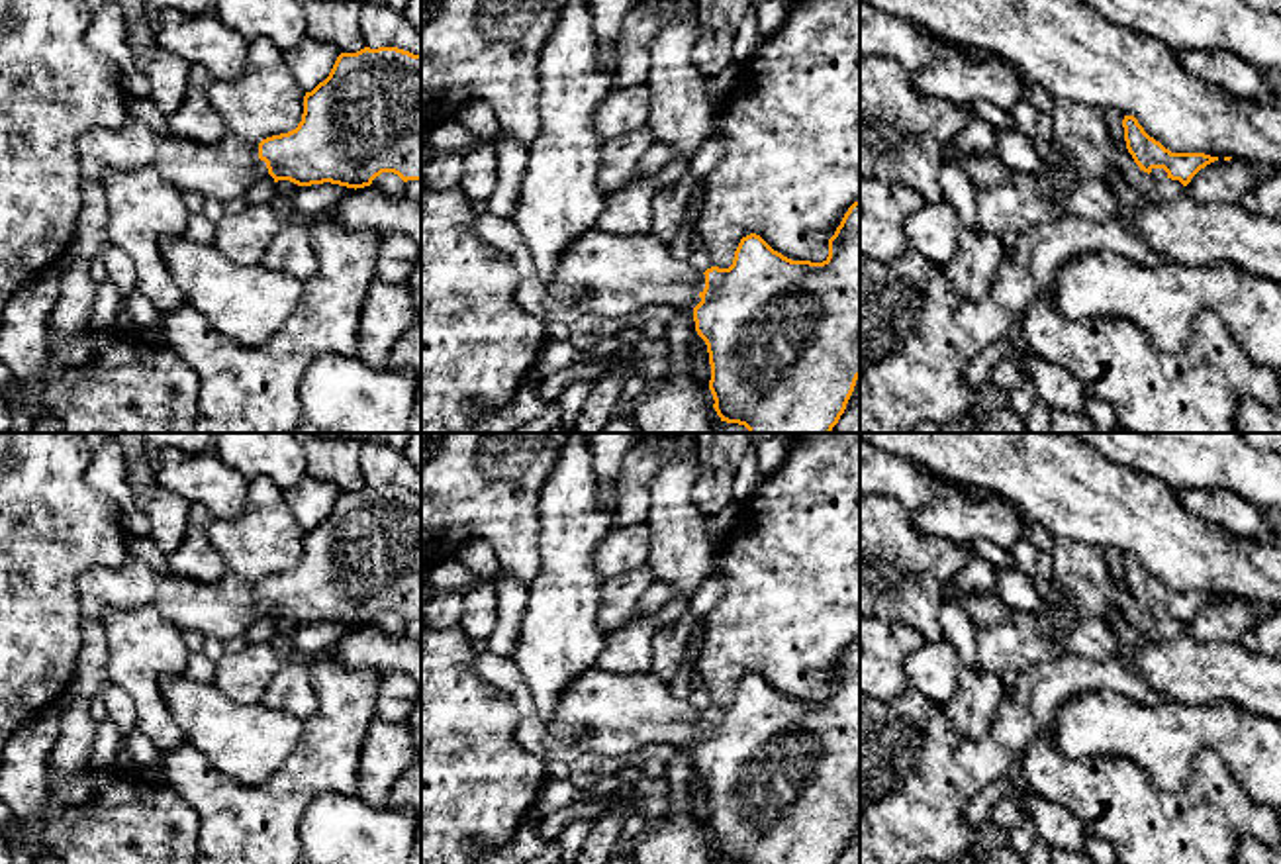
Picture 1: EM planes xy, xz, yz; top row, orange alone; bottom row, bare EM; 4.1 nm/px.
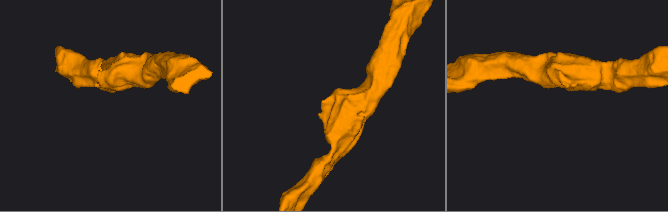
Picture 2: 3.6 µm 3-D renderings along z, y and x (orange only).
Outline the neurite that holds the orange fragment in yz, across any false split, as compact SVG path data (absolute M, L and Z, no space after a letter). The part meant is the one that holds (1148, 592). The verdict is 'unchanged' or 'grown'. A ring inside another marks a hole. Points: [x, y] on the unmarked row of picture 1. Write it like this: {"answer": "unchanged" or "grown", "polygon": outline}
{"answer": "grown", "polygon": "M1124 554L1122 566L1134 601L1140 609L1152 613L1156 621L1171 617L1187 625L1201 607L1218 600L1218 596L1205 592L1171 592L1148 574L1134 554Z"}

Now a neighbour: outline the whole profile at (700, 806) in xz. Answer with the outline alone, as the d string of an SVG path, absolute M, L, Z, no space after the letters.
M697 774L691 784L691 801L689 801L691 815L709 823L711 819L711 803L705 780Z

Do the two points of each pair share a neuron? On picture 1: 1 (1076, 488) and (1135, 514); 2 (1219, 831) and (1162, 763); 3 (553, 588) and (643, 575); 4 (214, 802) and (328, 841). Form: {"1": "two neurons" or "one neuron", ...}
{"1": "one neuron", "2": "two neurons", "3": "two neurons", "4": "two neurons"}

